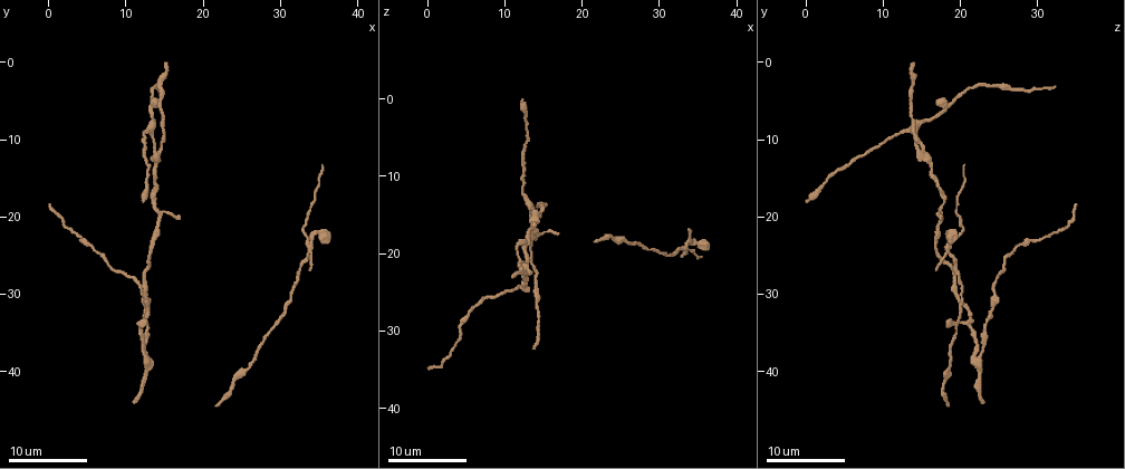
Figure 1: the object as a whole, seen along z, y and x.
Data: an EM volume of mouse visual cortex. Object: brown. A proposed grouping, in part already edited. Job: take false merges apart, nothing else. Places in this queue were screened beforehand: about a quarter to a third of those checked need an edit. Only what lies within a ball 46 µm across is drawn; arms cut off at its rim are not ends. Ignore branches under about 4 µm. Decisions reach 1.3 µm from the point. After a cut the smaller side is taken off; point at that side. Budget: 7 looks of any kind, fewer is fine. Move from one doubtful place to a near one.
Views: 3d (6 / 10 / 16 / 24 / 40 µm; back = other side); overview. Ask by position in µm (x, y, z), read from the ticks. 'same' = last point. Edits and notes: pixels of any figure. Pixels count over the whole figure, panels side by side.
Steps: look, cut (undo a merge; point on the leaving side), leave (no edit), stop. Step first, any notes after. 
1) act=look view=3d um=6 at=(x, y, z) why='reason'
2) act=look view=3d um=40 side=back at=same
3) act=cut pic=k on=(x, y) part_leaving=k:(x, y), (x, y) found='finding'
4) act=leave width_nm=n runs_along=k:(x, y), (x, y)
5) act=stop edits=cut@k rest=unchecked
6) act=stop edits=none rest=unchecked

act=look view=3d um=6 at=(12.5, 37.5, 22.0) why='side arm on a straight run'

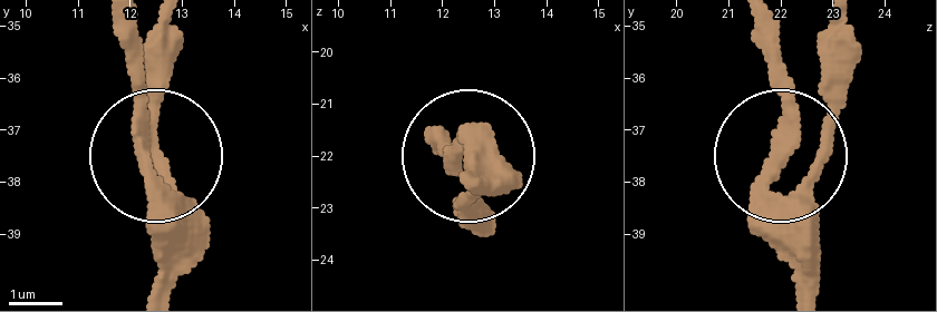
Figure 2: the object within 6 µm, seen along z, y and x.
act=leave side_arm_um=55 runs_along=2:(145, 147), (132, 27) found='one neuron here'

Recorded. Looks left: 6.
act=look view=3d um=10 at=(4.5, 23.0, 29.5) why='sudden change in width'

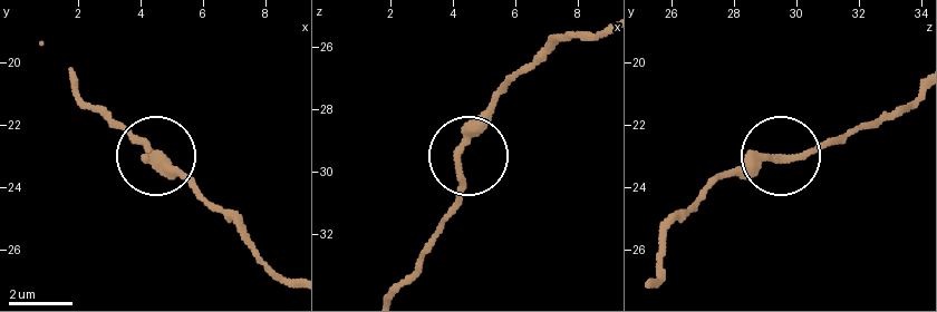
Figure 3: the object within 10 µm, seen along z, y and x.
act=look view=3d um=10 side=back at=(4.1, 23.1, 29.6)

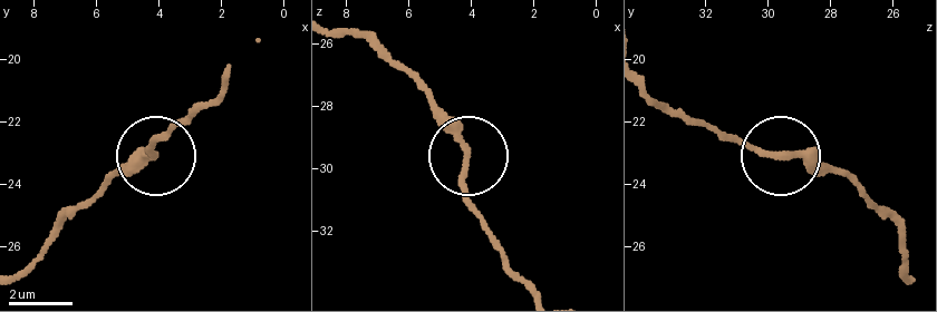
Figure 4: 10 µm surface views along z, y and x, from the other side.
act=leave runs_along=4:(20, 270), (113, 176), (156, 157), (172, 126) found='one neuron here'

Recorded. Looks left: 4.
act=look view=3d um=16 at=(14.0, 12.0, 15.0) why='small branch off a trunk'

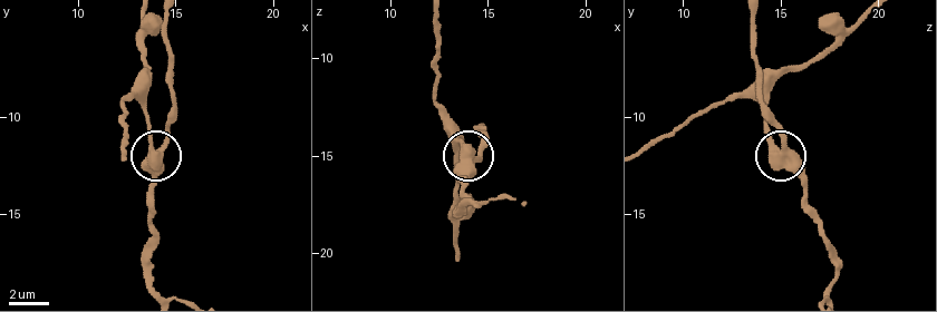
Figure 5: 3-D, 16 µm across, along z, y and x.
act=look view=3d um=16 side=back at=(14.3, 11.9, 14.8)

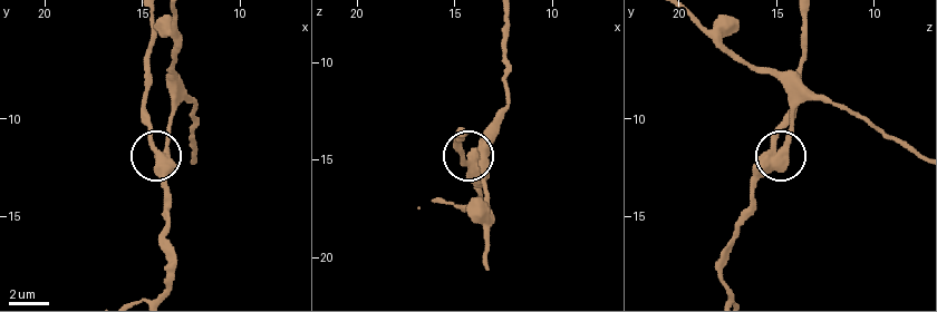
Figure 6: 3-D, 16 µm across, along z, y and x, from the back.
act=cut pic=6 on=(166, 137) side_arm_um=13 part_leaving=6:(160, 159), (170, 126), (175, 21) found='two neurons meet here'

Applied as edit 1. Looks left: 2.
act=stop edits=cut@6 rest=unchecked

